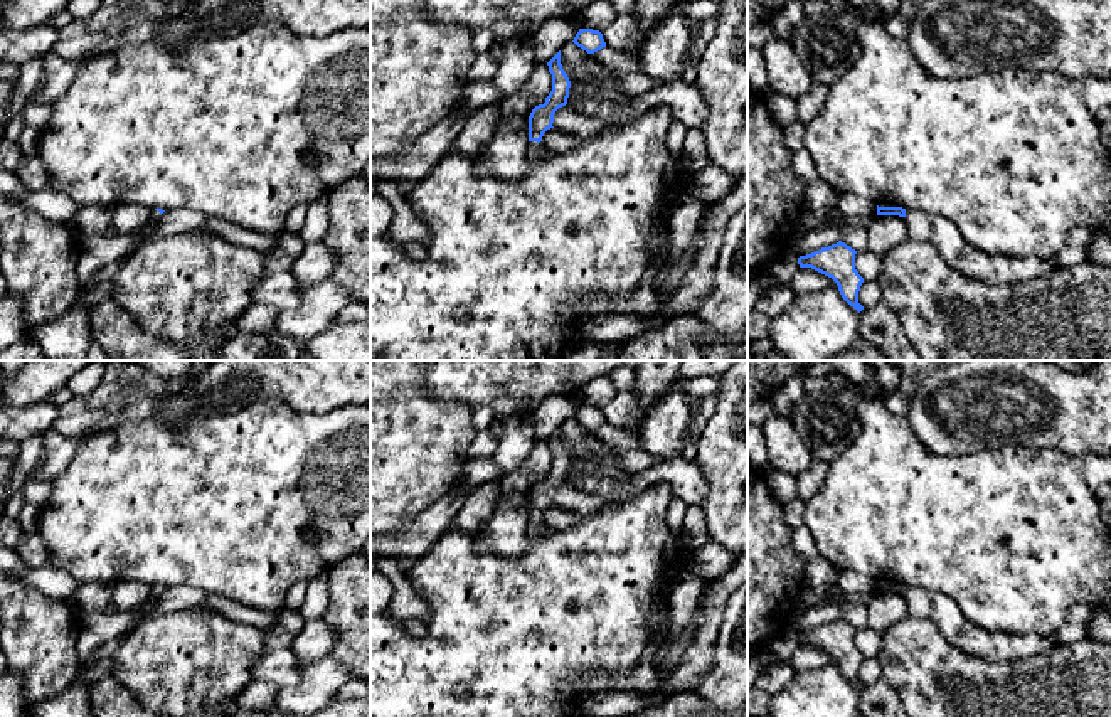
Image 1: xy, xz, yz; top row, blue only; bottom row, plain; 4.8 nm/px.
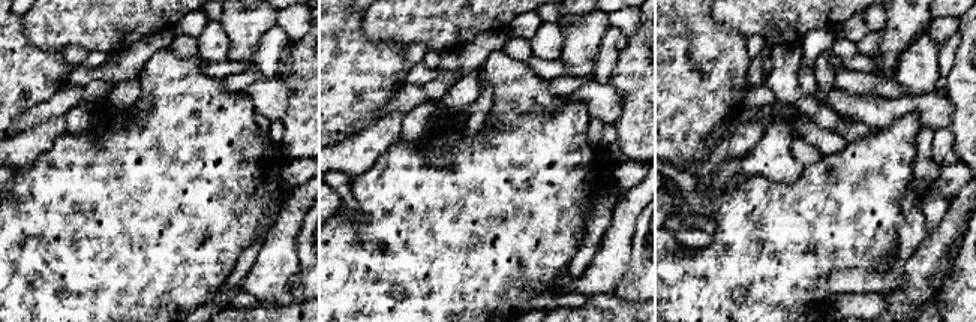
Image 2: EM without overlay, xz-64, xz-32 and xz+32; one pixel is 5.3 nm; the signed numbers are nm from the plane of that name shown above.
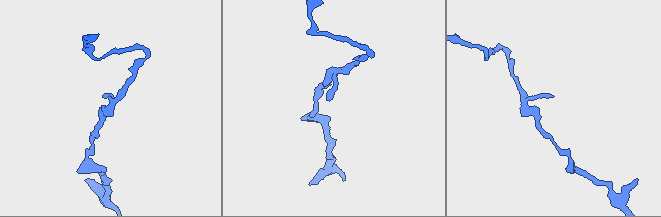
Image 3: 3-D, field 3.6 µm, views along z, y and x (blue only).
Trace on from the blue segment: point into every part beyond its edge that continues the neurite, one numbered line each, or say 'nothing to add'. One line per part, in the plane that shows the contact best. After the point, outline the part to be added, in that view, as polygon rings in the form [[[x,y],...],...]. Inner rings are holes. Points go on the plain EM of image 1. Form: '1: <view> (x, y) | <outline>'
1: xz (536, 529) | [[[529,518],[527,520],[527,537],[534,537],[534,539],[540,539],[545,535],[547,532],[547,525],[544,525],[540,520],[537,518]]]

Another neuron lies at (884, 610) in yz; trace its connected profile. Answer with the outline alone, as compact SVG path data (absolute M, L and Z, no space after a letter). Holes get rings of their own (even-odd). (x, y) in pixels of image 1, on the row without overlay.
M877 592L867 604L867 628L879 635L884 635L906 616L906 598L899 592Z

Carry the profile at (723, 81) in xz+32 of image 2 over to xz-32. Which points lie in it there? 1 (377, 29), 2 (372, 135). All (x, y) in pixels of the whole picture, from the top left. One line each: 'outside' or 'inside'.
1: outside
2: outside

